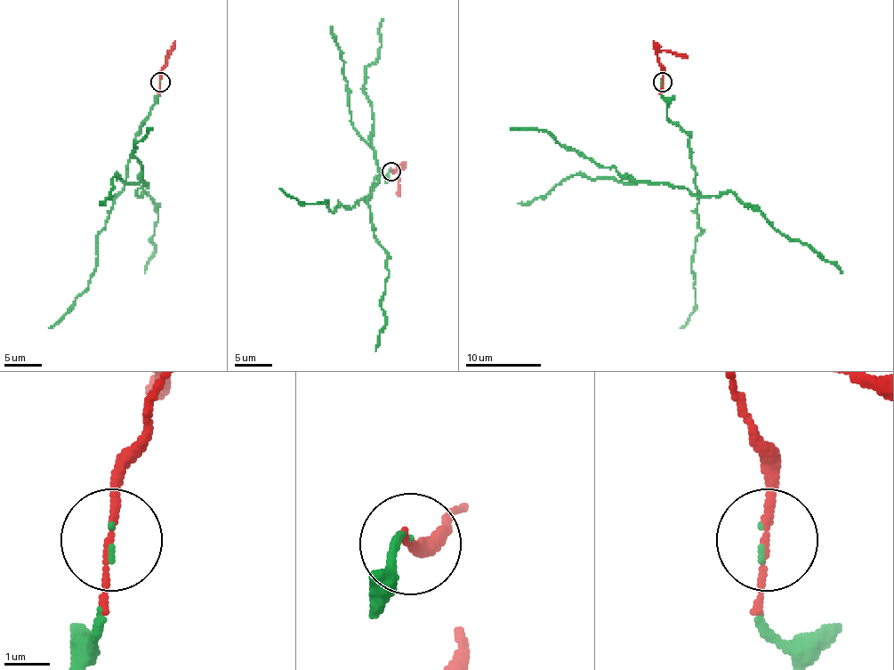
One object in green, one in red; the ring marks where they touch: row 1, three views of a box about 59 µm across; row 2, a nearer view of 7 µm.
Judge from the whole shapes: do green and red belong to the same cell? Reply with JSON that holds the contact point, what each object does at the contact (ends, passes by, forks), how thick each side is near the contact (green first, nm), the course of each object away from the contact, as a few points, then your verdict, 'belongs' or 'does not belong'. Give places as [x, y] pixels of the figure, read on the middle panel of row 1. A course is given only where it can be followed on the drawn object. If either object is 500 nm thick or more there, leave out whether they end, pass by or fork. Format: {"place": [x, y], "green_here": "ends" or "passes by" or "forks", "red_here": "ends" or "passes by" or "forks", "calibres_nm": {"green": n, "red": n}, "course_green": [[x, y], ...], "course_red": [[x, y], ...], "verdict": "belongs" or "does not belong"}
{"place": [391, 171], "green_here": "ends", "red_here": "passes by", "calibres_nm": {"green": 60, "red": 140}, "course_green": [[390, 170], [355, 204], [366, 199], [379, 175], [364, 69], [381, 45], [383, 19]], "course_red": [[390, 172], [400, 165], [400, 196]], "verdict": "belongs"}

